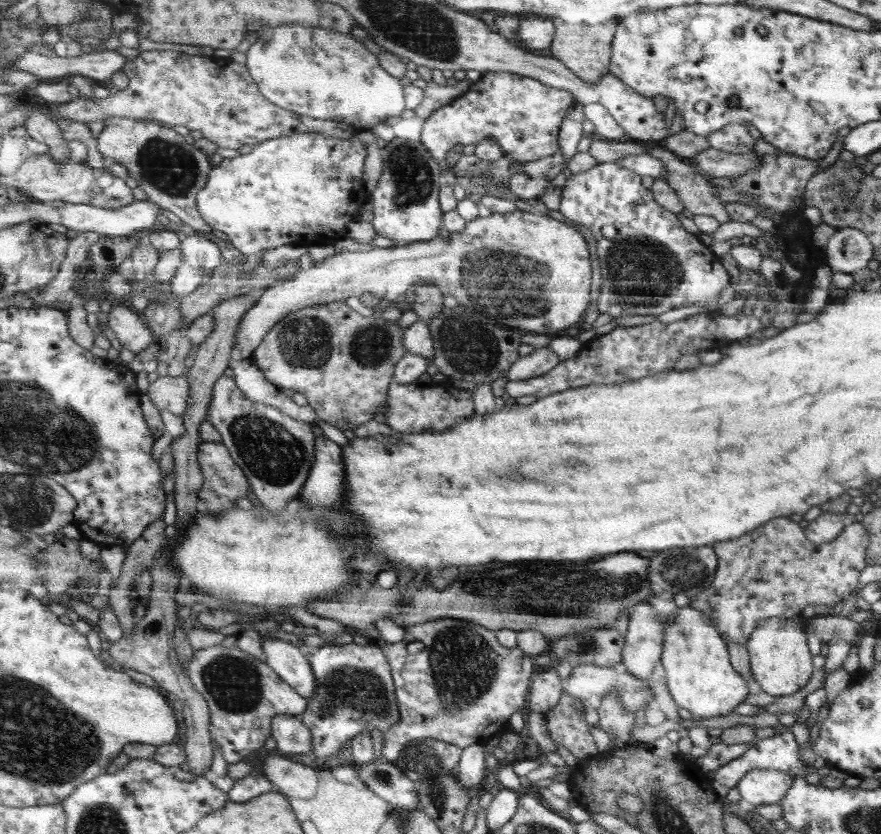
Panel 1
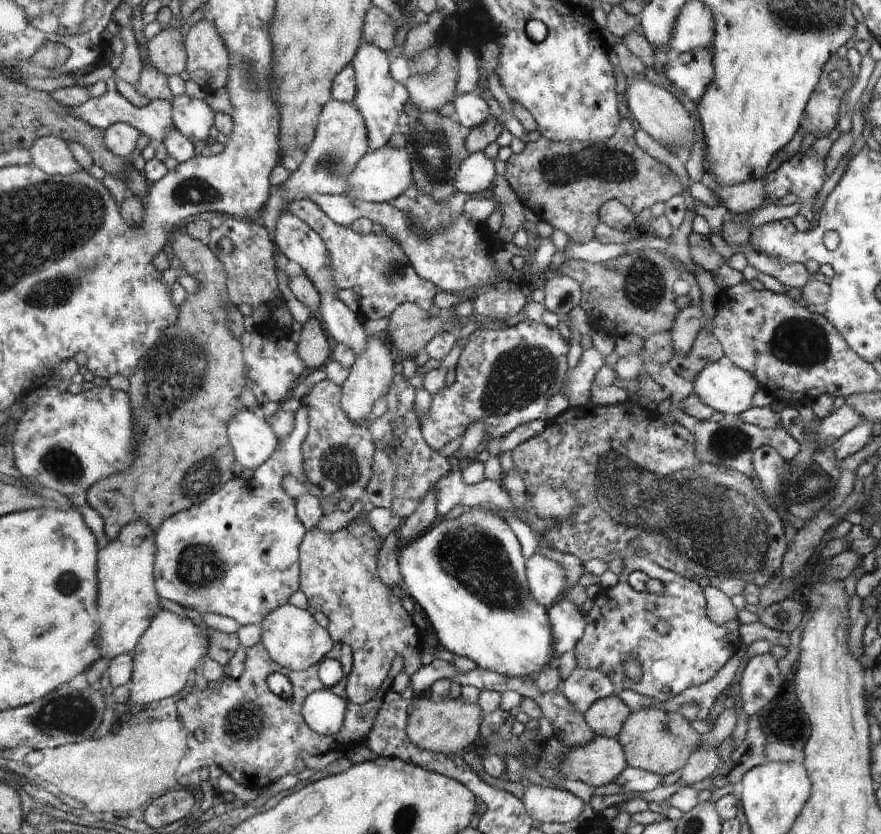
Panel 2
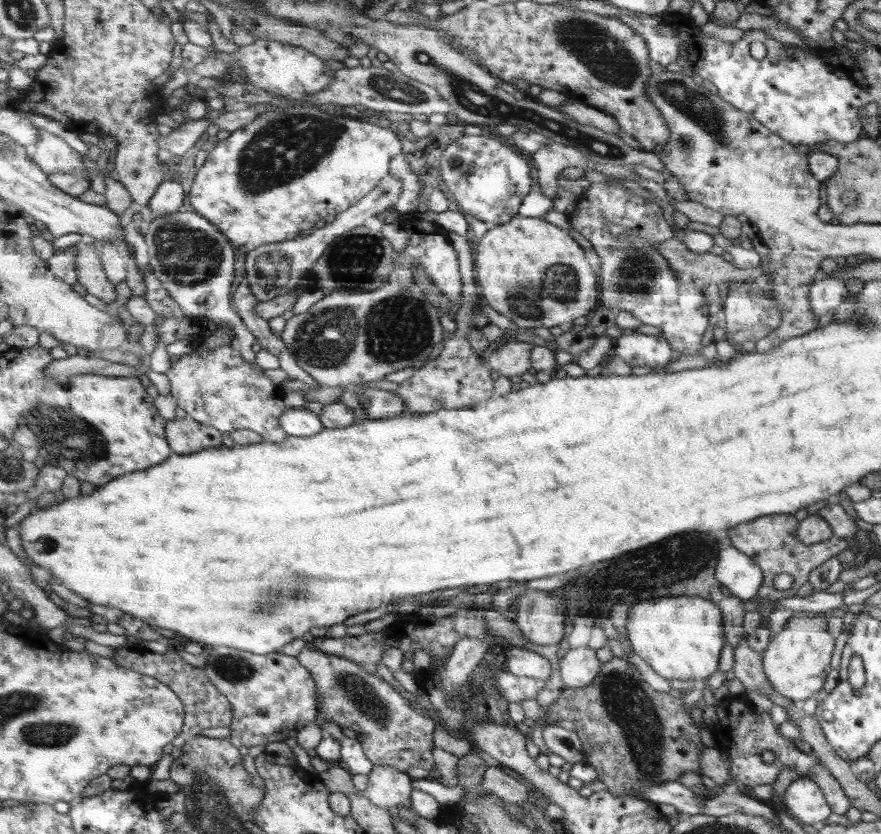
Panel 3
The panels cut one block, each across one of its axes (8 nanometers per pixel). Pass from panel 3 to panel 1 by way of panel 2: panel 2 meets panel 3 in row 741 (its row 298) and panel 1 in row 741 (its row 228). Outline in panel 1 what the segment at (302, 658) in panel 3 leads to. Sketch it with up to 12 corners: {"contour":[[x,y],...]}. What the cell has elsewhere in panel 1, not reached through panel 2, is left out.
{"contour":[[352,641],[308,659],[316,698],[296,718],[312,752],[400,721],[384,654]]}

